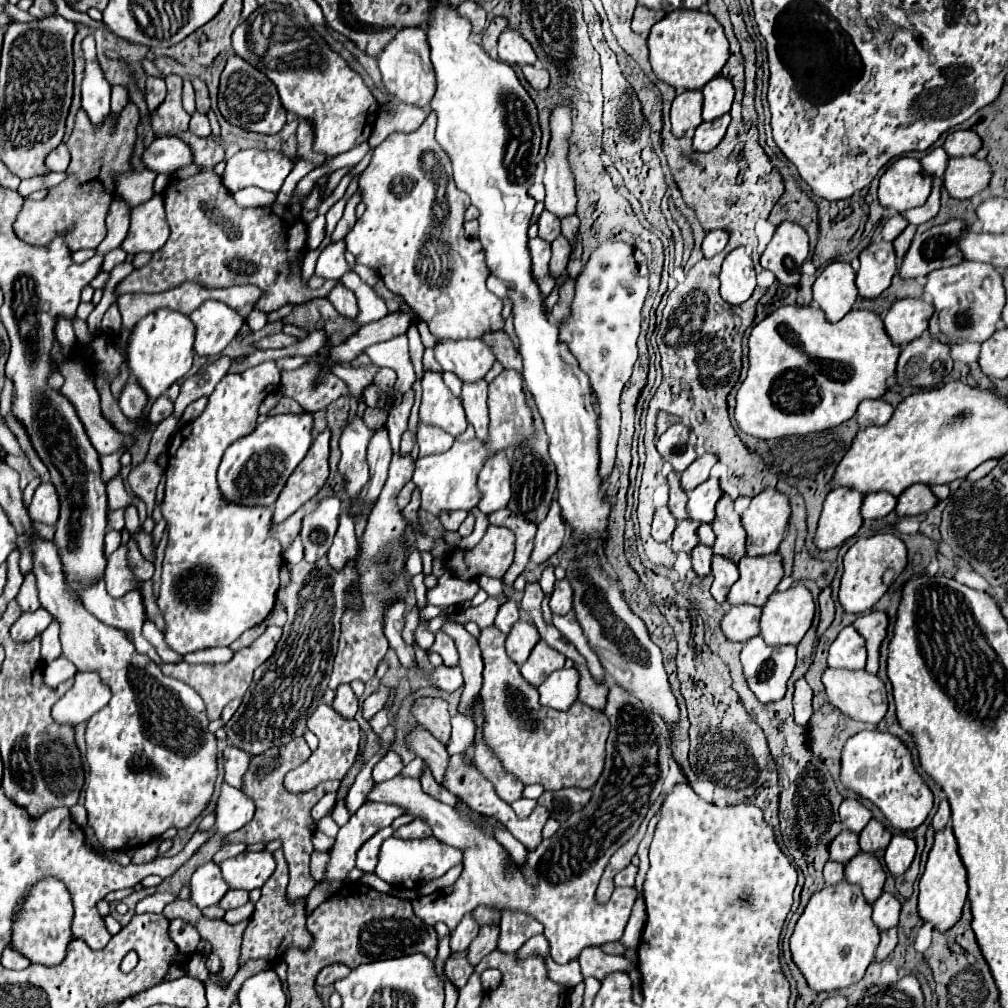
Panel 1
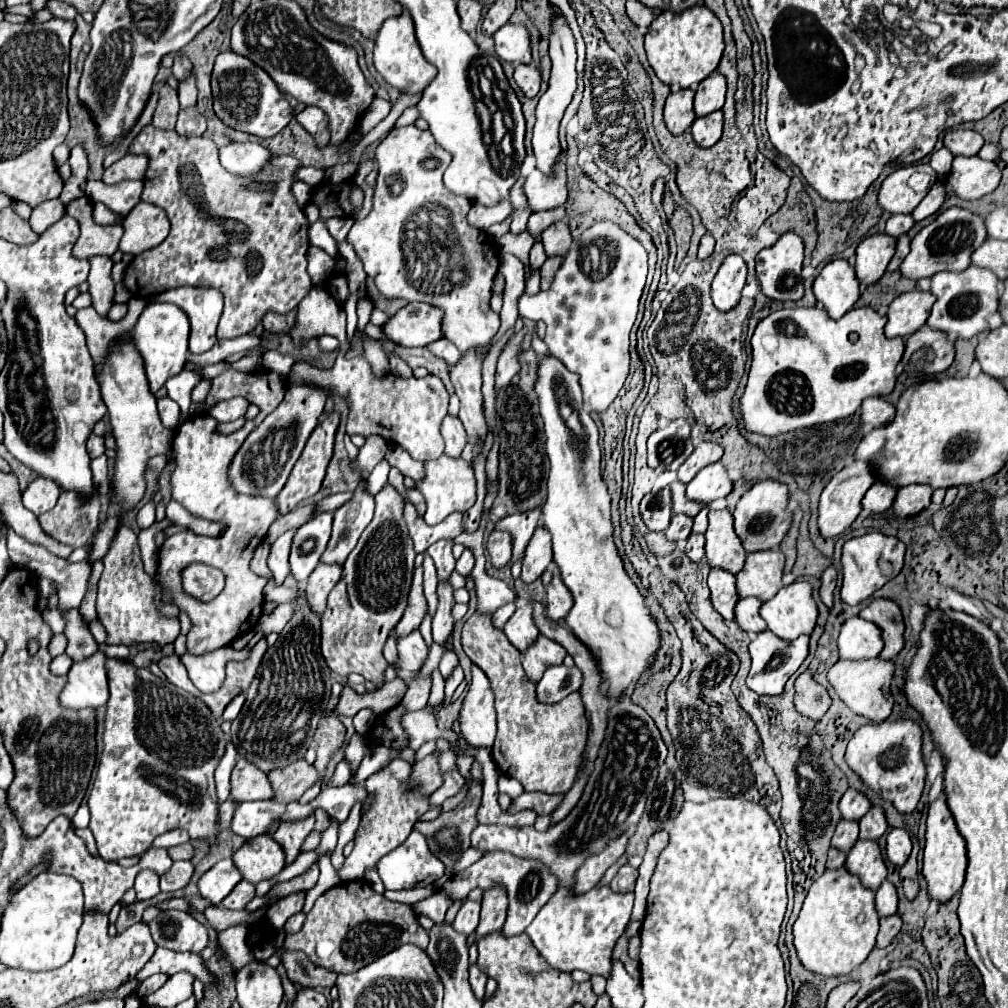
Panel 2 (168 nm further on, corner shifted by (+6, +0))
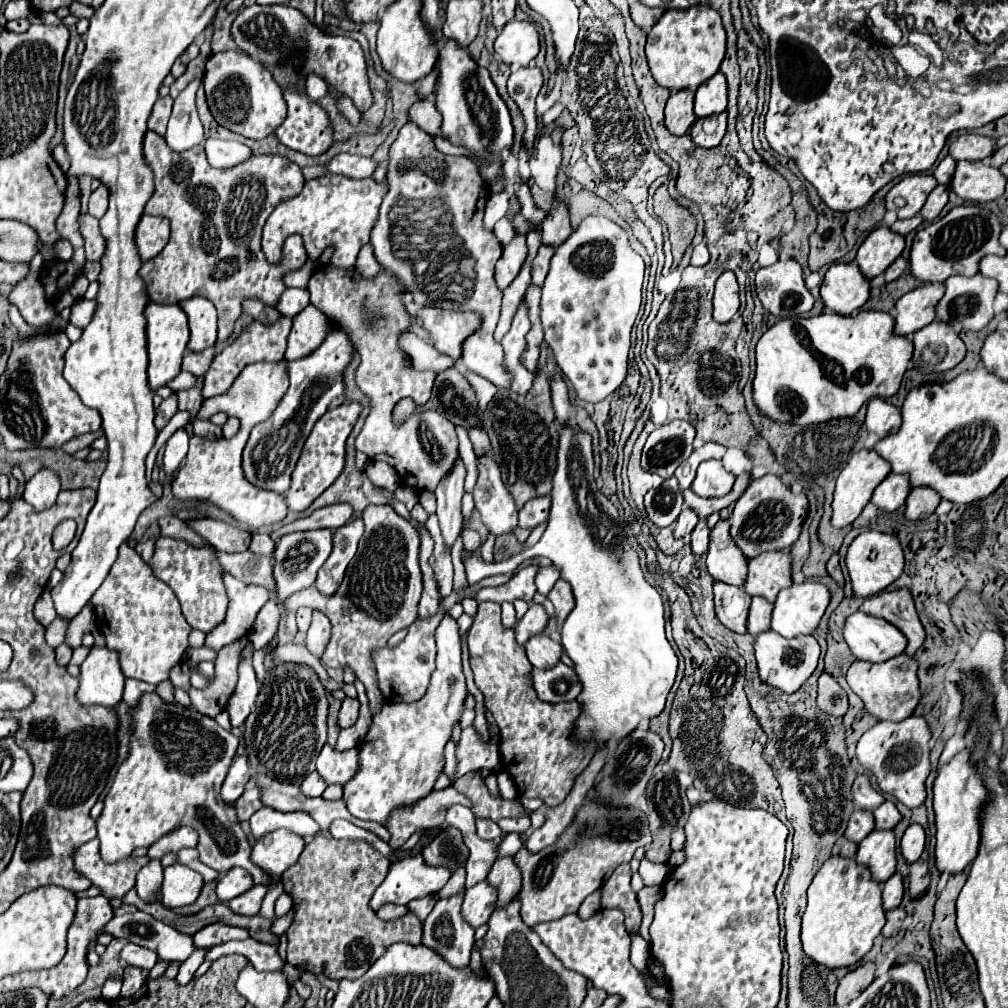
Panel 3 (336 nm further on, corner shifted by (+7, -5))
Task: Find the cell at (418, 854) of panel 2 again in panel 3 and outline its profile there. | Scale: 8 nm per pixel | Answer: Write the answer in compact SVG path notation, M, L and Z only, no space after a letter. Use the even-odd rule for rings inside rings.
M421 855L391 865L389 875L373 893L369 907L377 913L385 903L407 905L413 899L435 895L449 881L449 867L429 867Z

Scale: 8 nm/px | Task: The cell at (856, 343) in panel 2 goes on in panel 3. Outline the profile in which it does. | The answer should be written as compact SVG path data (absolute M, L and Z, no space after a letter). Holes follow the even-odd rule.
M859 311L855 315L821 313L817 317L783 319L775 323L757 343L757 375L753 379L753 399L759 411L781 423L813 425L837 417L855 415L871 397L893 397L913 355L907 337L893 335L895 319L885 311Z

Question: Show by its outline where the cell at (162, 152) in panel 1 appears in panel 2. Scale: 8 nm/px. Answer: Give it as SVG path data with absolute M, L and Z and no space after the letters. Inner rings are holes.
M126 154L118 162L114 162L104 172L106 184L118 184L122 180L144 180L148 170L148 156L146 154Z

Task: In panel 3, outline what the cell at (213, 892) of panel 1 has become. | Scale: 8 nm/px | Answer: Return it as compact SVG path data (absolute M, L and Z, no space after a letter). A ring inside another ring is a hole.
M235 867L231 869L229 873L225 873L219 883L217 883L217 895L221 901L229 901L245 891L249 891L253 887L253 879L249 875L249 871L241 869L241 867Z

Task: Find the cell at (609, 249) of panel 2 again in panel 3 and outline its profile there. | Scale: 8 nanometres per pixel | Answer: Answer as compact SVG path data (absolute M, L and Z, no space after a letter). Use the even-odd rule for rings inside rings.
M585 217L579 227L555 249L551 259L551 275L543 283L541 321L545 329L545 341L553 349L555 361L563 375L571 381L577 397L589 403L597 403L613 393L627 375L629 335L637 319L641 305L645 263L637 255L627 239L627 233L607 217Z

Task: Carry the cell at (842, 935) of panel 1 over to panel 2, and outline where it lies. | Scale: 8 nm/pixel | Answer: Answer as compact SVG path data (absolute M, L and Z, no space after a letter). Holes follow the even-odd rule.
M826 870L808 890L808 896L804 900L804 906L800 910L798 920L792 926L792 934L794 934L794 946L798 952L798 958L802 962L802 966L812 972L812 974L820 974L820 976L846 976L850 974L856 966L860 966L868 954L872 952L874 944L876 944L876 934L878 934L878 914L874 908L874 892L866 890L858 878L854 878L852 874L844 870Z

